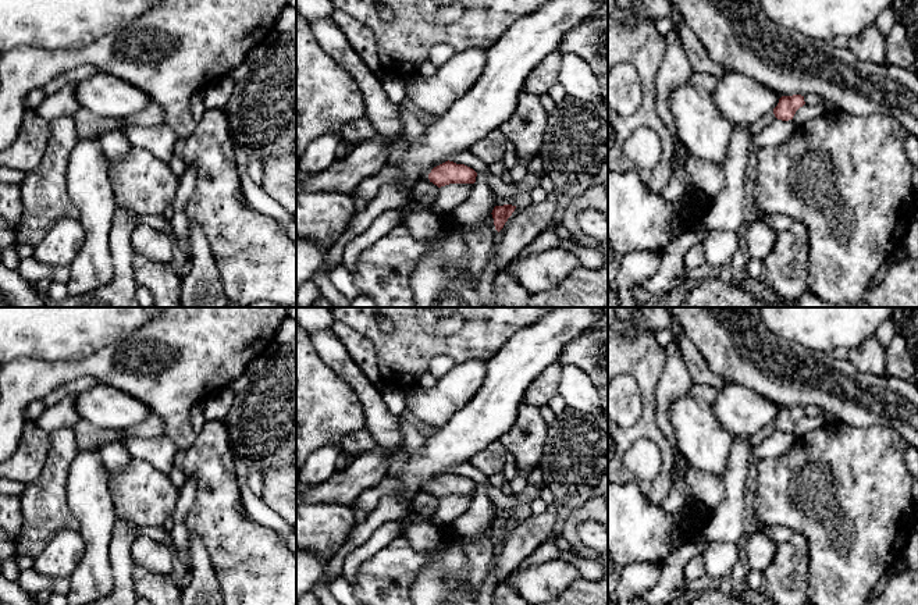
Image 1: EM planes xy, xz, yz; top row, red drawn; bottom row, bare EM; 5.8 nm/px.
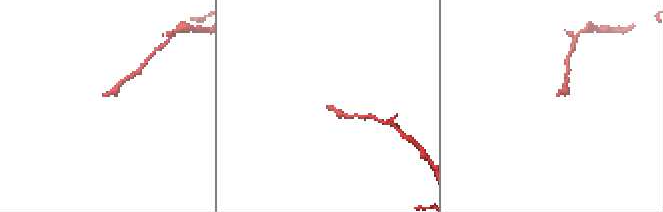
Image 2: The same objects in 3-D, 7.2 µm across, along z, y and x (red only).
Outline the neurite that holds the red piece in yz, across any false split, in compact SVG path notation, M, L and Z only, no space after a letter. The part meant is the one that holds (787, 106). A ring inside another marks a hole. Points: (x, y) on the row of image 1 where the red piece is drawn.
M801 95L782 96L773 108L773 114L778 120L789 121L793 120L796 111L804 104L804 96Z

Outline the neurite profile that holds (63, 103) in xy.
M68 83L58 92L46 96L32 114L39 115L47 122L61 117L74 117L81 108L75 96L75 83Z

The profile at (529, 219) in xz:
M552 192L540 202L524 202L515 209L512 216L498 232L495 261L498 273L523 253L524 248L544 229L547 229L558 210L558 193Z

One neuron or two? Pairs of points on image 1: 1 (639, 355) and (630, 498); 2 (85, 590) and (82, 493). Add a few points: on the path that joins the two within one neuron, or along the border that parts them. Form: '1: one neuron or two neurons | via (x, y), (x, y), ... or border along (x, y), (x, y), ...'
1: two neurons | border along (622, 483), (634, 481), (640, 491), (655, 504)
2: one neuron | via (95, 566), (95, 516)

